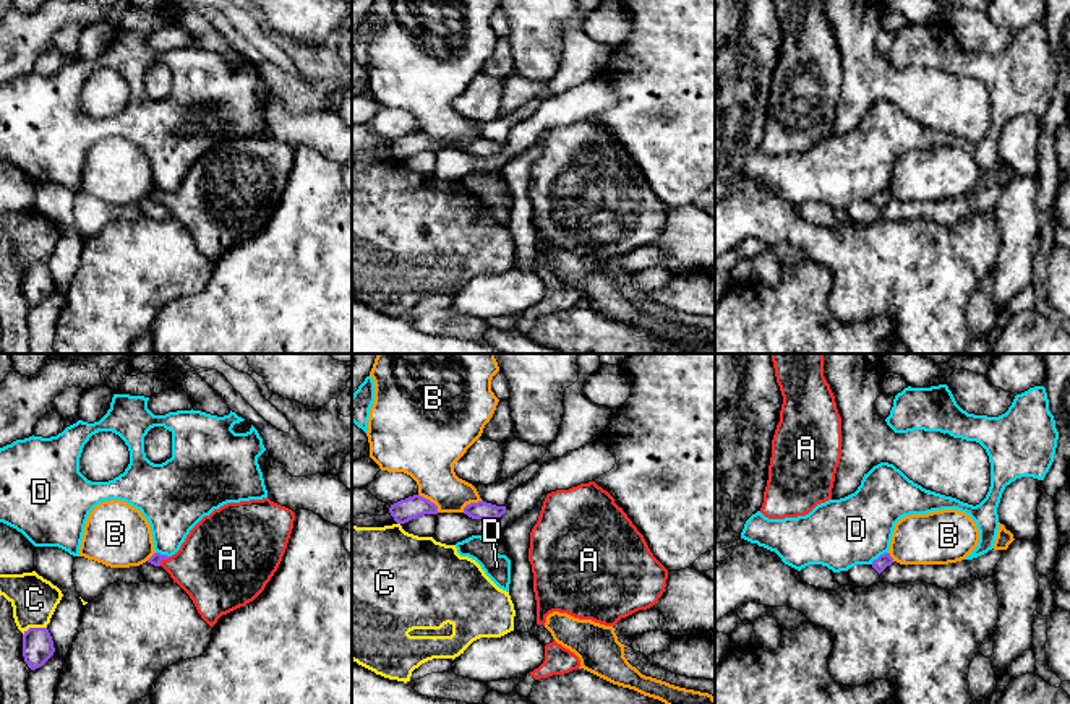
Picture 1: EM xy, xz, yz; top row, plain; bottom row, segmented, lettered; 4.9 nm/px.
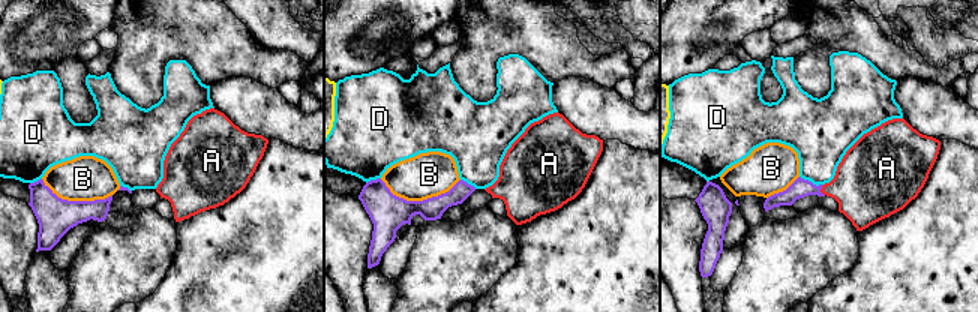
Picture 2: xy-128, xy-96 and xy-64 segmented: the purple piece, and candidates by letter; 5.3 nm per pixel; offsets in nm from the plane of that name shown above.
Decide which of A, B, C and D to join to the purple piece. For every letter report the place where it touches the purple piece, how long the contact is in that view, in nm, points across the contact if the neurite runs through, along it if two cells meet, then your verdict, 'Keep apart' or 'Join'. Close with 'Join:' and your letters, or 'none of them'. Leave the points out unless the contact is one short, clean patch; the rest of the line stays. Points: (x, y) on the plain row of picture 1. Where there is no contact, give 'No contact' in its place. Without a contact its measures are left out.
A: Touches purple at xy (164, 195). Shared border 80 nm. Path across: xy (156, 195), (164, 195), (214, 200). Join
B: Touches purple at xz (428, 137). Shared border 140 nm. Keep apart
C: Touches purple at xy (34, 265). Shared border 130 nm. Keep apart
D: Touches purple at yz (881, 192). Shared border 110 nm. Keep apart
Join: A

